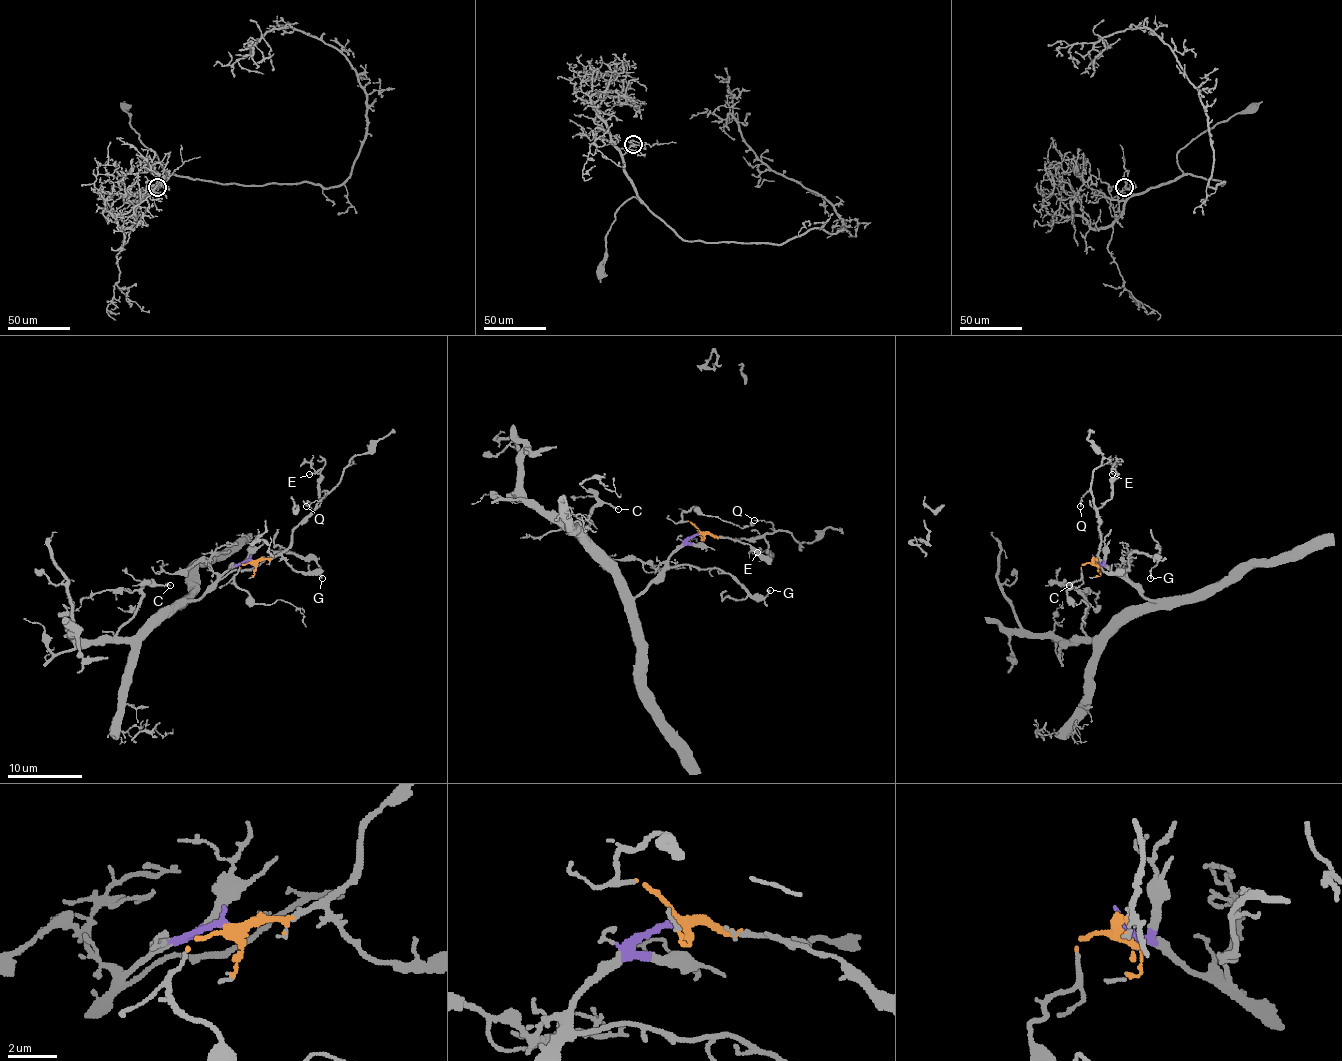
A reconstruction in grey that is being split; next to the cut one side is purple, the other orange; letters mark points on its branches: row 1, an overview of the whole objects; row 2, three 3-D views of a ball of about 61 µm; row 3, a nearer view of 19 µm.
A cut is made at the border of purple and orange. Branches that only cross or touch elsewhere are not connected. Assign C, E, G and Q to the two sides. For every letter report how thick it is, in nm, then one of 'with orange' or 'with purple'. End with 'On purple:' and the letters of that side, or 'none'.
C: calibre 150 nm; with purple
E: calibre 120 nm; with orange
G: calibre 150 nm; with purple
Q: calibre 110 nm; with orange
On purple: C, G

